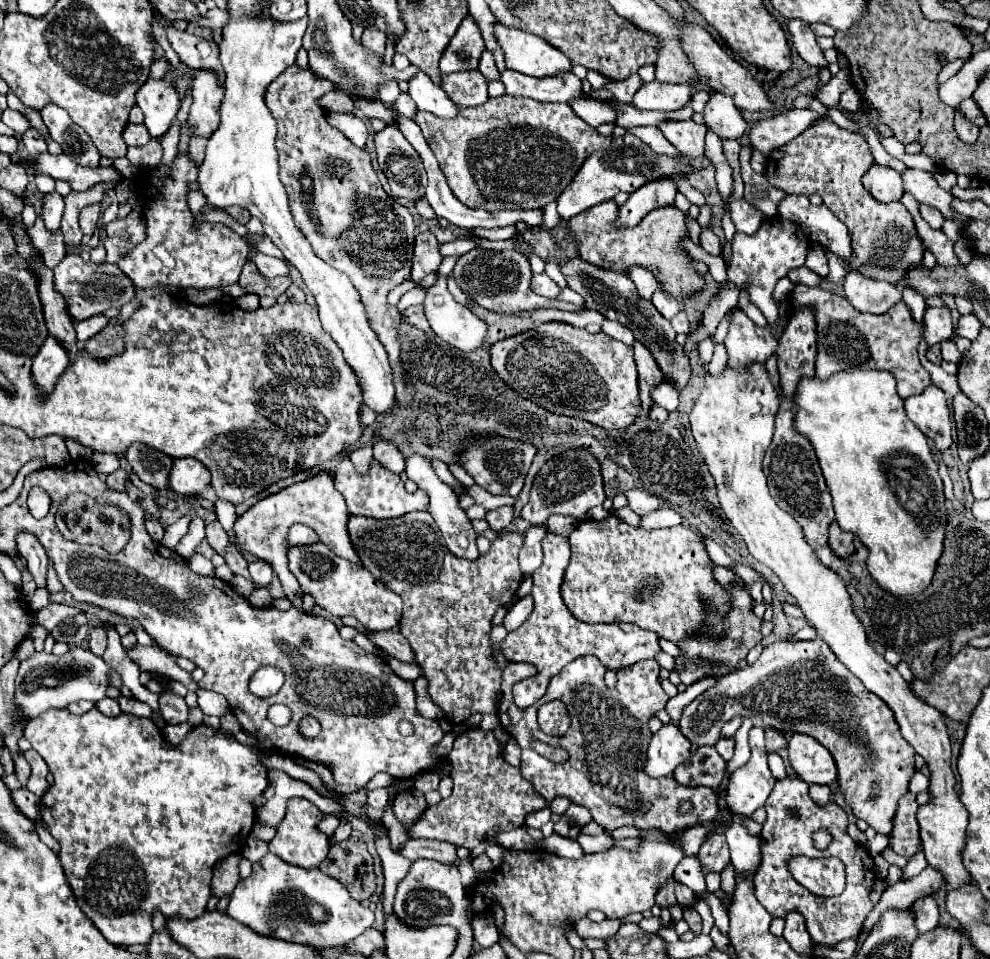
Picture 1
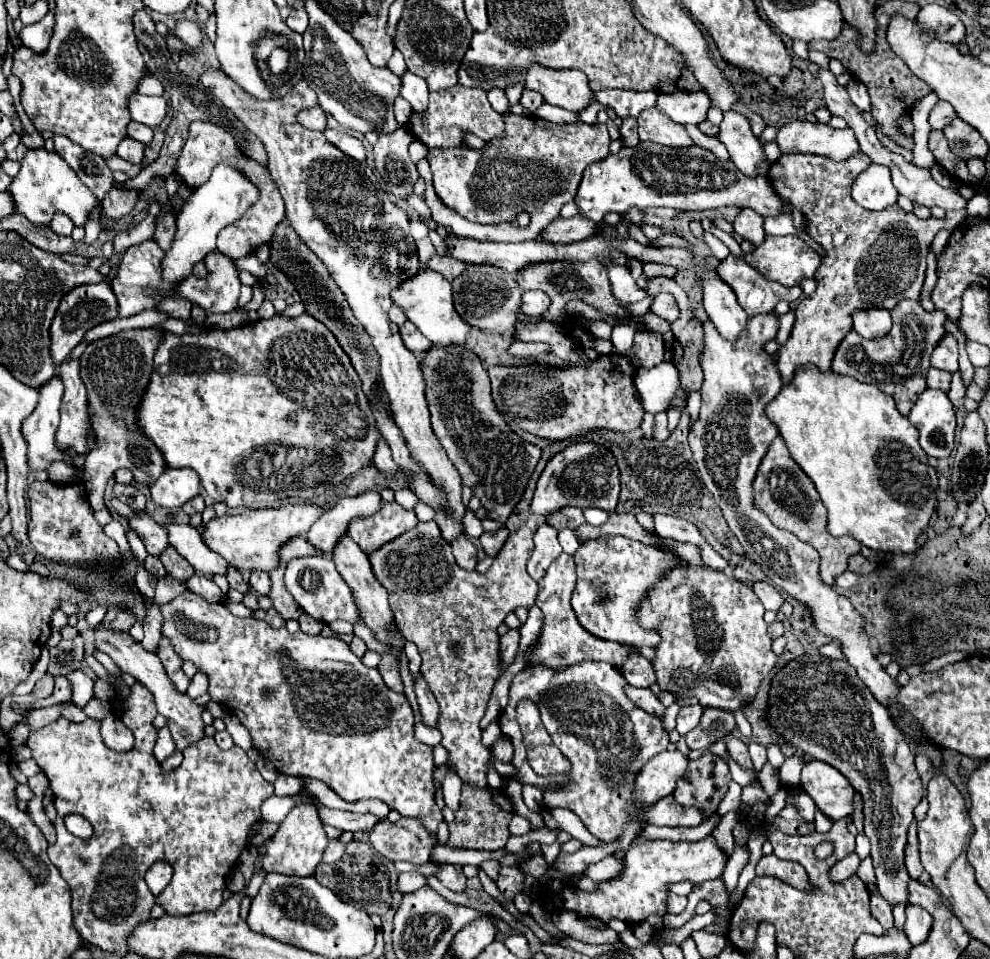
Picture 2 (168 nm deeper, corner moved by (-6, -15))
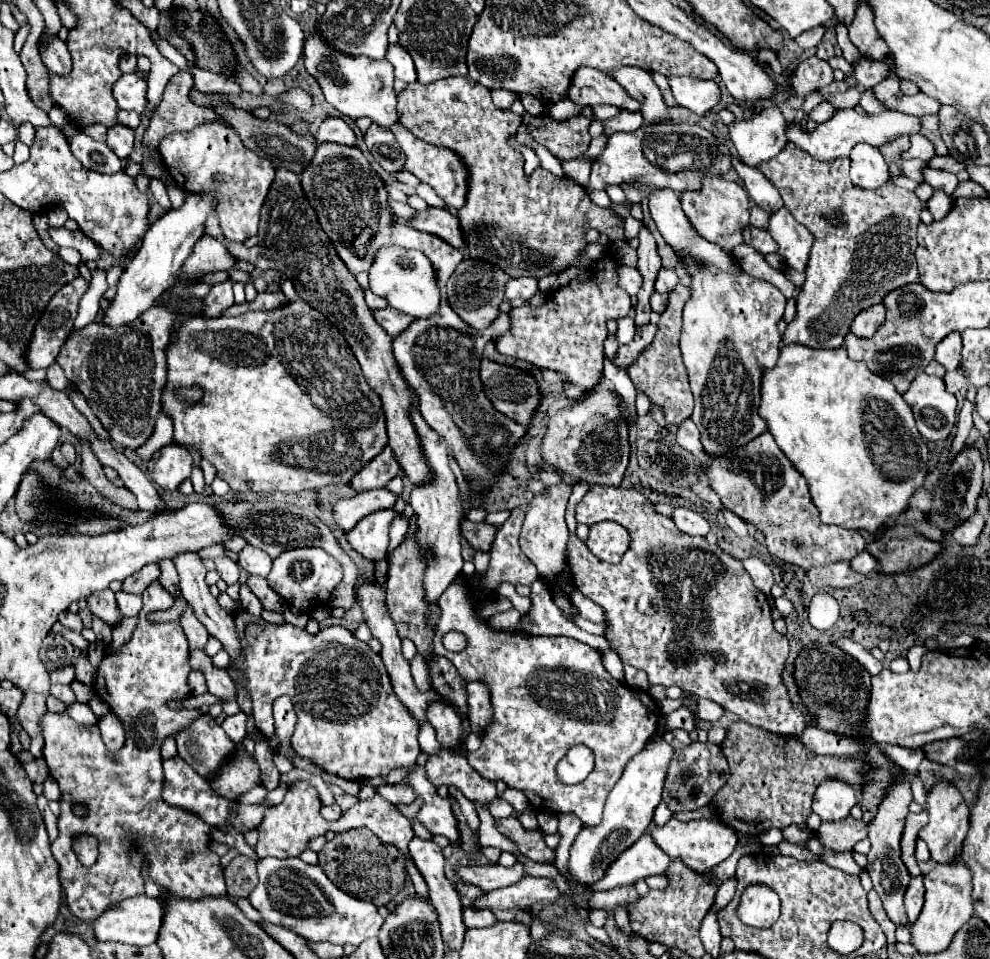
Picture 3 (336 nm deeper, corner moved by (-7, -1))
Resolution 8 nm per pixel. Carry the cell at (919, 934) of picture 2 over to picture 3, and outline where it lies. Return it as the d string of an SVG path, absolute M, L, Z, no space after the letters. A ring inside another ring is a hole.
M922 875L914 877L906 889L906 895L904 895L904 905L906 905L906 915L908 915L908 921L914 923L922 911L922 905L924 905L924 885L922 885Z

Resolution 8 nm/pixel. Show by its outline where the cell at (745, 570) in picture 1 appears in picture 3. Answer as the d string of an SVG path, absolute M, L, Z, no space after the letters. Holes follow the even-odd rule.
M676 507L672 511L672 521L676 523L676 527L682 531L682 533L688 533L688 535L700 535L700 537L706 537L706 533L710 531L710 525L708 521L692 511L692 509L686 509L686 507Z

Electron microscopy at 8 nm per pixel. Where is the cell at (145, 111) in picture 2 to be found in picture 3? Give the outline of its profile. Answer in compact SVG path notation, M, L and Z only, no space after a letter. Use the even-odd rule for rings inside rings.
M138 73L122 75L114 85L114 97L118 101L118 107L142 113L148 103L146 89L148 89L148 83L142 75Z

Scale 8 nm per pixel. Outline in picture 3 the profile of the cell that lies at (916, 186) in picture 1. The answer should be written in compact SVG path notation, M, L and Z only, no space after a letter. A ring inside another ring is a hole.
M928 165L922 169L922 175L924 175L924 183L928 183L934 189L944 191L946 195L952 195L956 191L958 183L960 183L954 173L940 171L940 169L934 169L934 167L928 167Z

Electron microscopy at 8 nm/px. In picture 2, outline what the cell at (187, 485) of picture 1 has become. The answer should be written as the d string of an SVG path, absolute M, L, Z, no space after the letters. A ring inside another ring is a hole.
M167 467L161 479L155 479L151 489L151 499L167 509L177 509L195 495L199 495L201 481L193 469L173 469Z

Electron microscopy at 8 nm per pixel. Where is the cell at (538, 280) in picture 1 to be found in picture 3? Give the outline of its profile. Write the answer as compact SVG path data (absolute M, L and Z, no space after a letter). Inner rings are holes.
M522 277L522 279L512 279L506 283L506 299L530 299L532 295L538 293L538 279L534 277Z

